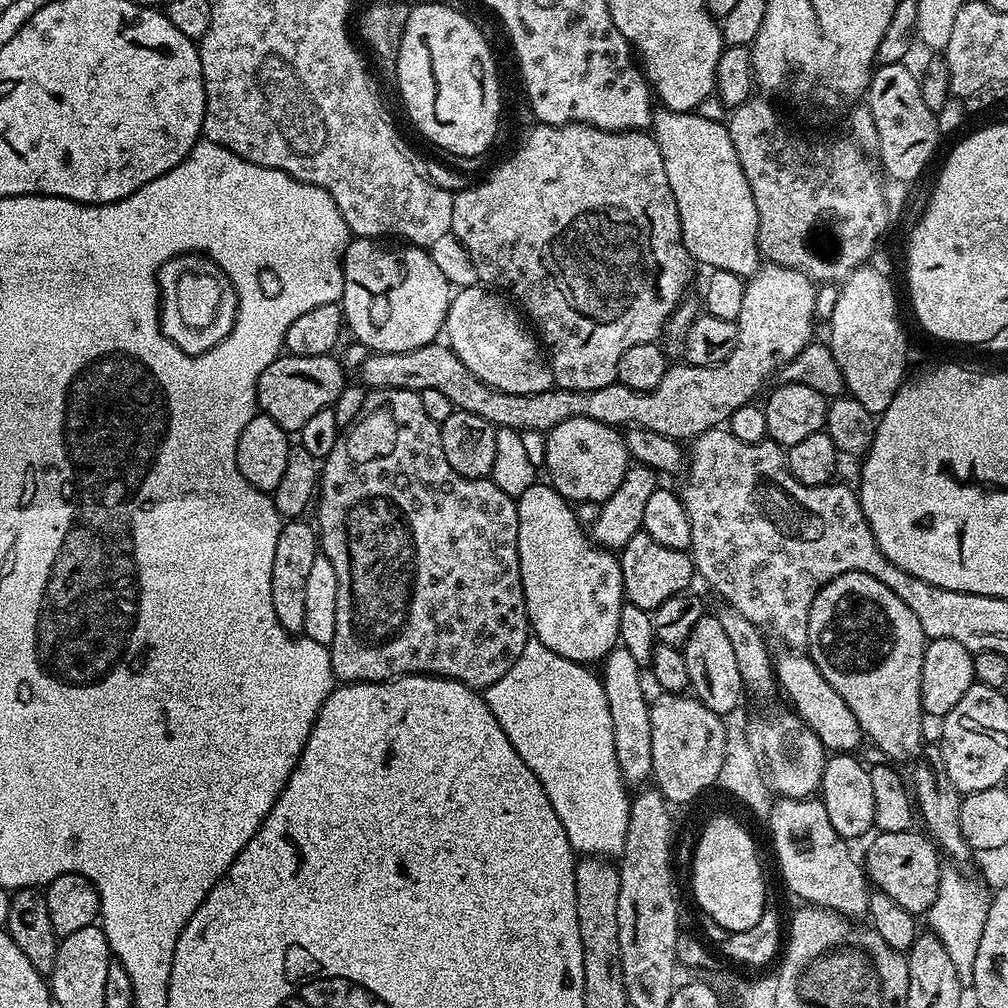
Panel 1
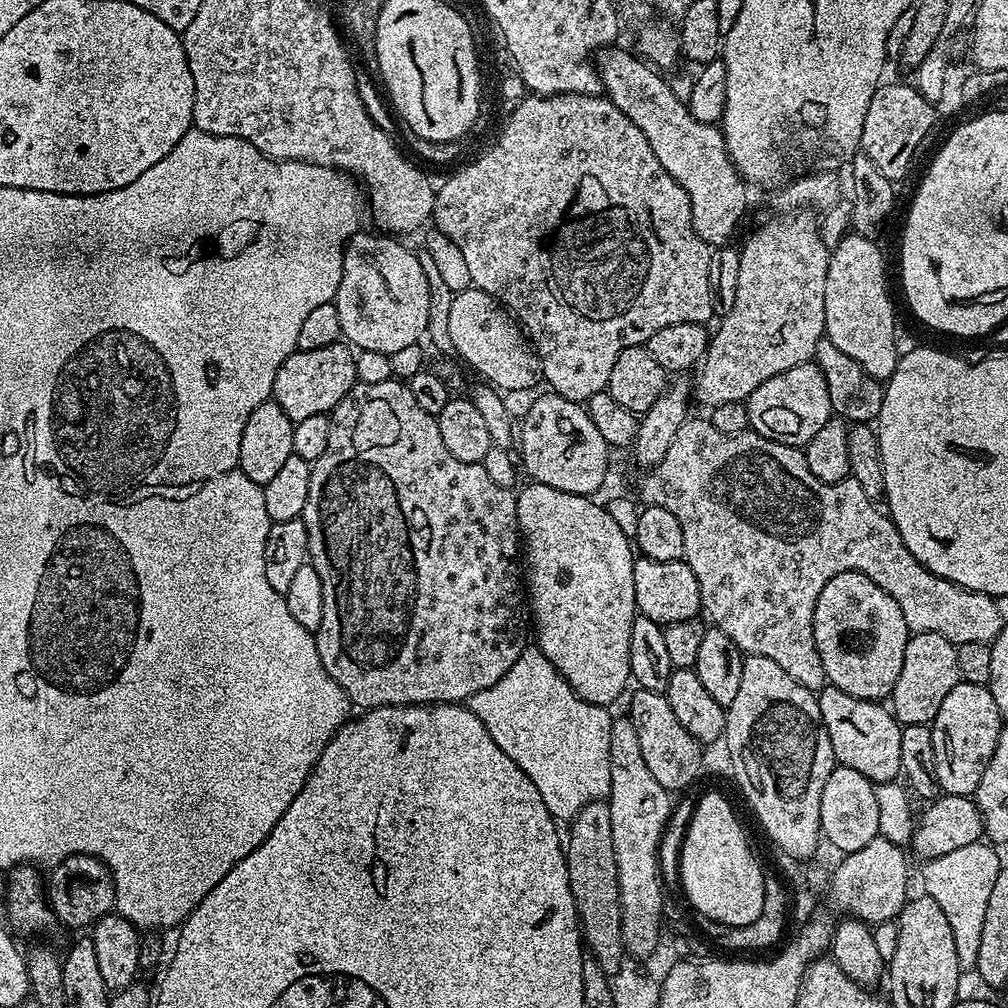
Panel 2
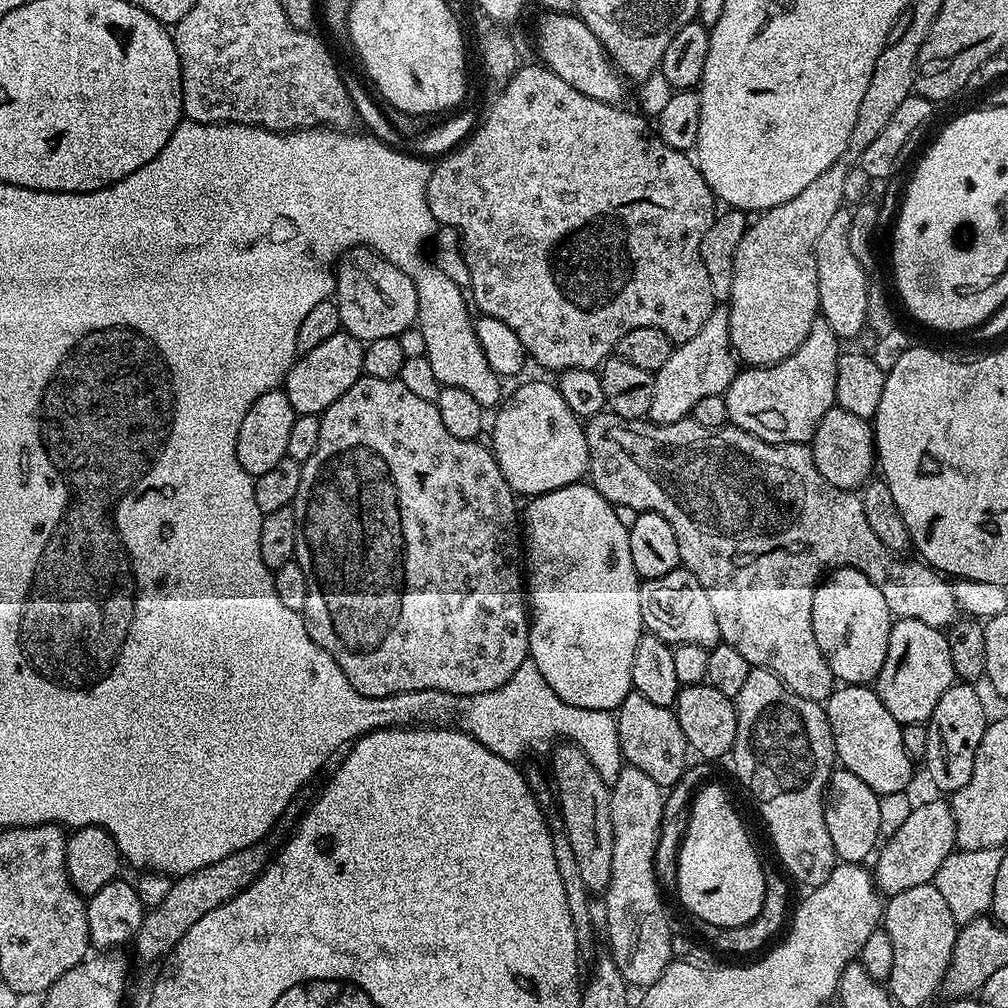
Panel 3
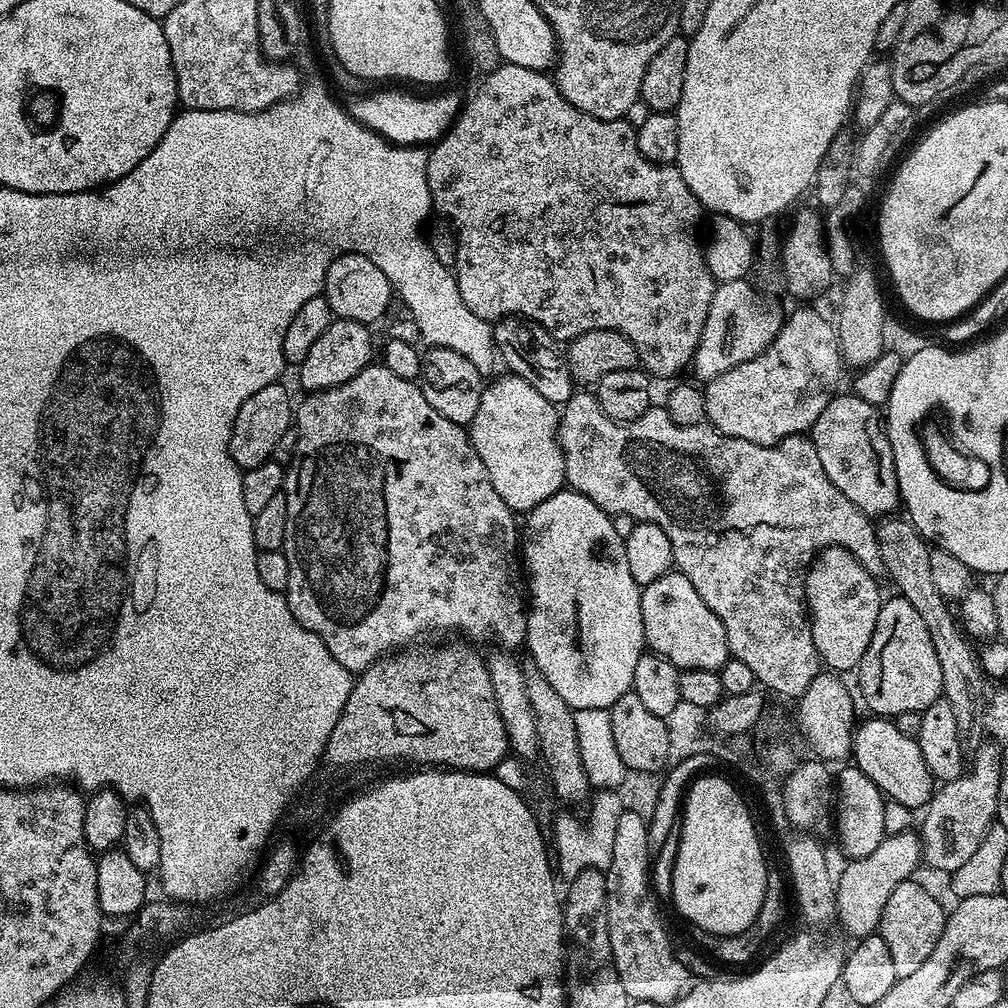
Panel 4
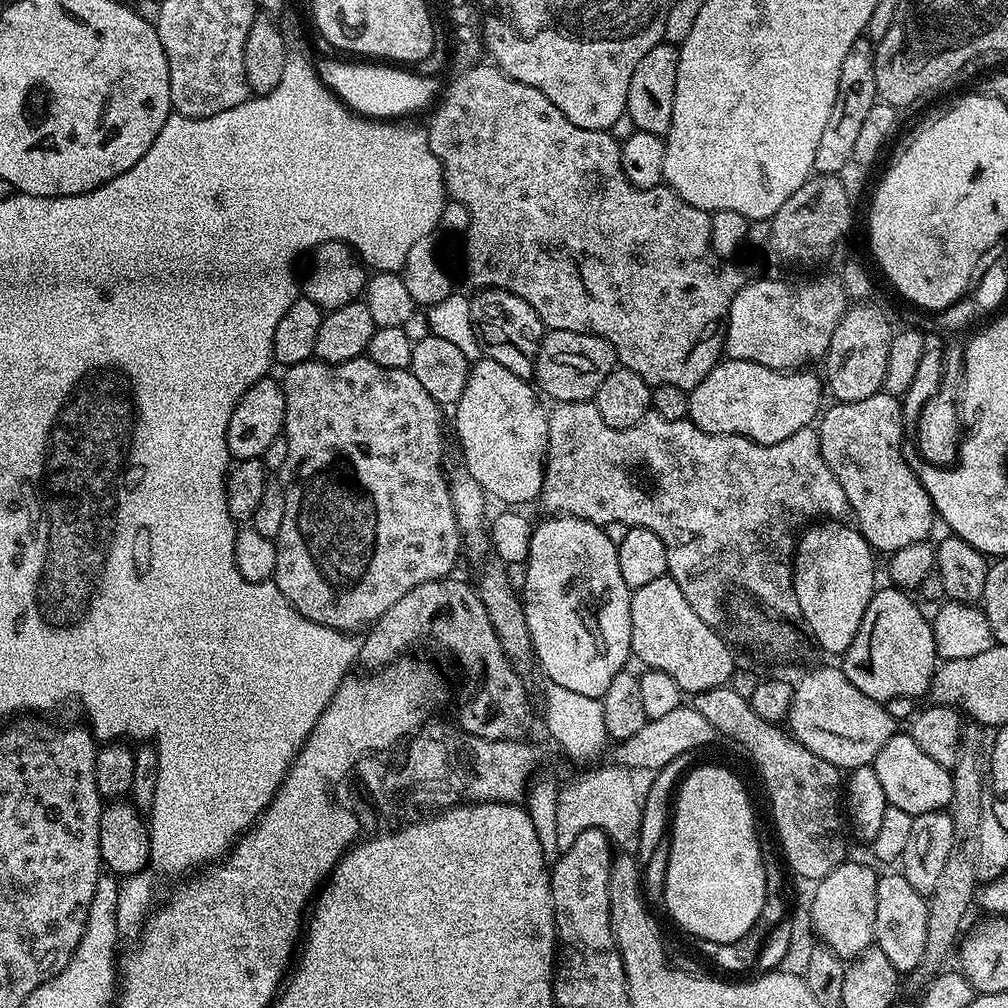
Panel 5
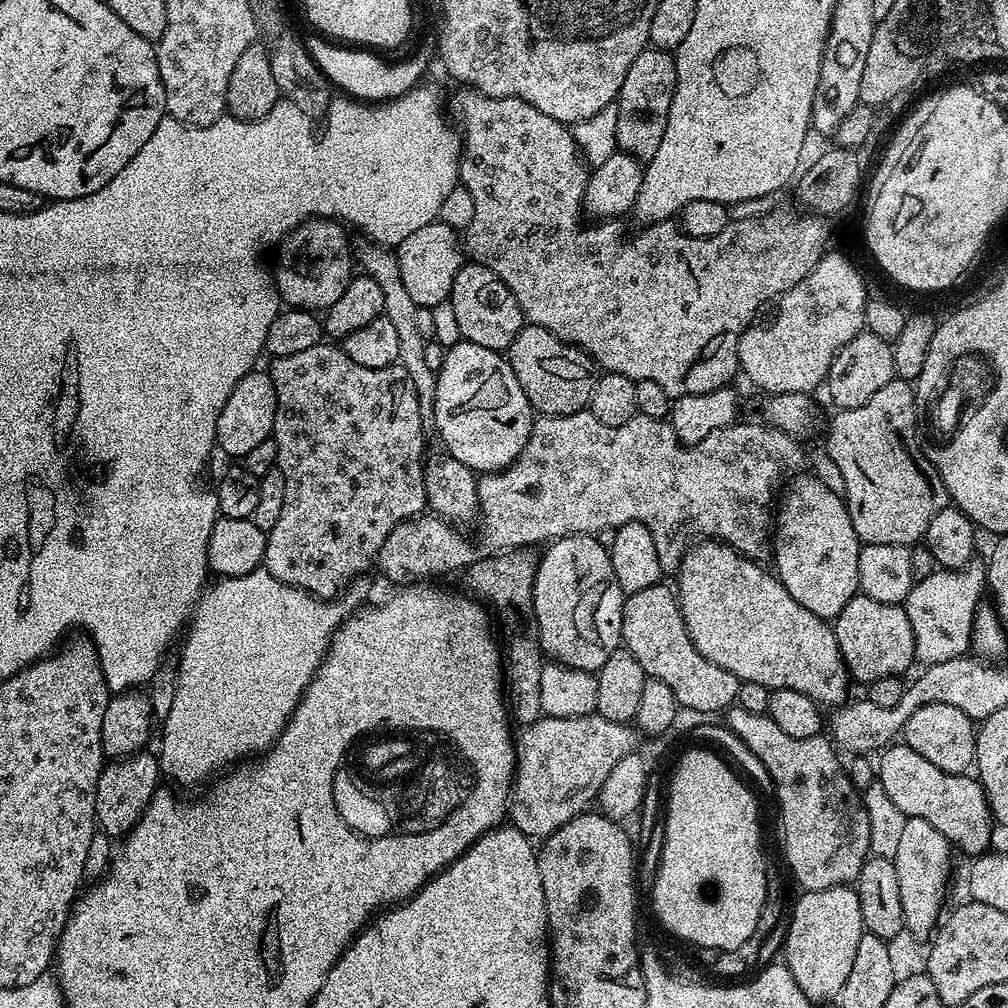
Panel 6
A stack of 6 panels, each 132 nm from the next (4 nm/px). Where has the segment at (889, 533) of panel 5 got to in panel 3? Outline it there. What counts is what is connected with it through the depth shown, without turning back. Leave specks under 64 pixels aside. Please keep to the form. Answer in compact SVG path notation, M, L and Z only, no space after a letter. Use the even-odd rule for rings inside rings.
M835 406L828 411L826 418L822 418L816 435L810 441L810 447L822 478L834 486L849 490L863 489L873 475L878 460L873 425L858 418L858 414L850 414Z

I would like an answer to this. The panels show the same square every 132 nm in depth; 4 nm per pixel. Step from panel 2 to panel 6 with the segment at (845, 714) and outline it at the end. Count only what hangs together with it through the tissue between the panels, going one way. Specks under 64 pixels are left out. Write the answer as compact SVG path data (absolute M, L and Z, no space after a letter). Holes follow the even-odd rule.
M903 742L889 744L879 756L878 783L904 816L926 818L938 834L948 839L953 849L960 851L961 848L969 852L969 857L975 858L989 851L994 821L979 779L968 774L946 774L946 770L938 770L934 762L926 762L918 750L910 750L910 746Z

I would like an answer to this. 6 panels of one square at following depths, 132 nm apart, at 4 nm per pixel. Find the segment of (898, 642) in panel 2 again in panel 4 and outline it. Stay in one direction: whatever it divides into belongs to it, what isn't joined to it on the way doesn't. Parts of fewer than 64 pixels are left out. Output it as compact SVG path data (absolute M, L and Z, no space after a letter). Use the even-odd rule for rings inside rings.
M824 548L808 568L804 583L806 615L810 621L814 646L821 661L833 673L845 674L859 669L862 654L874 638L878 610L882 603L877 577L868 572L845 548Z

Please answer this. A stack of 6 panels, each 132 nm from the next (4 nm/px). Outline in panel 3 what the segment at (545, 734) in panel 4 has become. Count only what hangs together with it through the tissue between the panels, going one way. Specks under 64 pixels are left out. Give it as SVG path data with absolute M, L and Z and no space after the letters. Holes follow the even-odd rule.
M560 742L551 749L551 752L552 776L556 779L560 816L564 819L562 832L569 838L575 861L579 865L579 873L582 874L582 881L589 893L603 894L608 891L610 870L614 862L614 826L610 818L610 802L612 801L610 785L604 781L602 774L598 774L598 770L594 770L594 762L586 758L586 754L578 745Z

